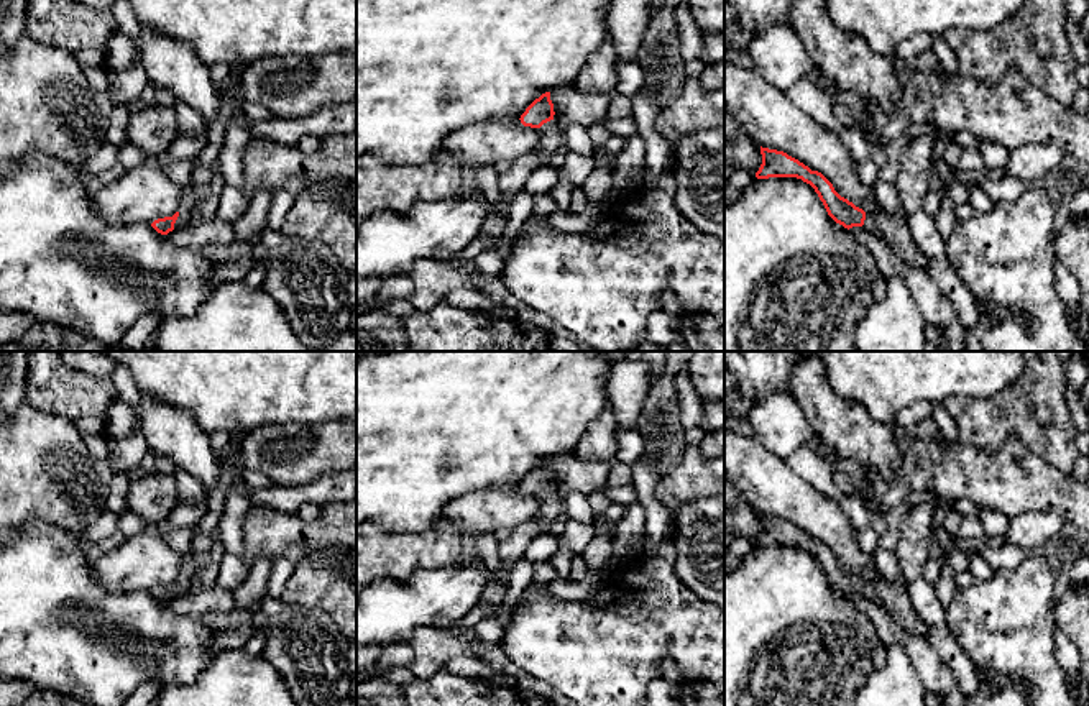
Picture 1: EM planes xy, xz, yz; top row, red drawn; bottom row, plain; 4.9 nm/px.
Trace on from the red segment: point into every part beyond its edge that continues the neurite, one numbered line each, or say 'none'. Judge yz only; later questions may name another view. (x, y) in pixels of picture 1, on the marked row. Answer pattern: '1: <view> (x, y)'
1: yz (896, 232)

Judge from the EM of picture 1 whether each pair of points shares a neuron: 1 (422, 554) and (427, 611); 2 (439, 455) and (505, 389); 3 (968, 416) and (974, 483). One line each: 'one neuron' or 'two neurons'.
1: two neurons
2: one neuron
3: two neurons

